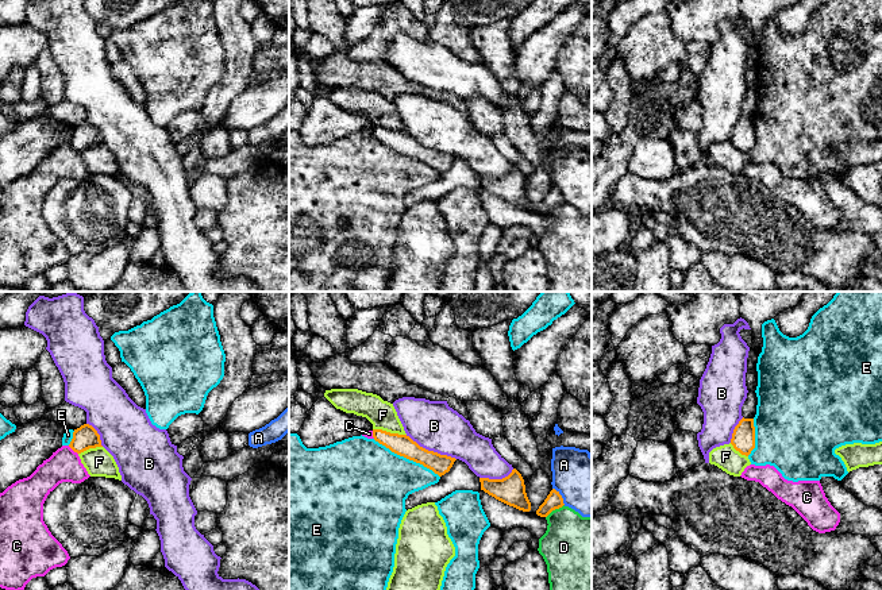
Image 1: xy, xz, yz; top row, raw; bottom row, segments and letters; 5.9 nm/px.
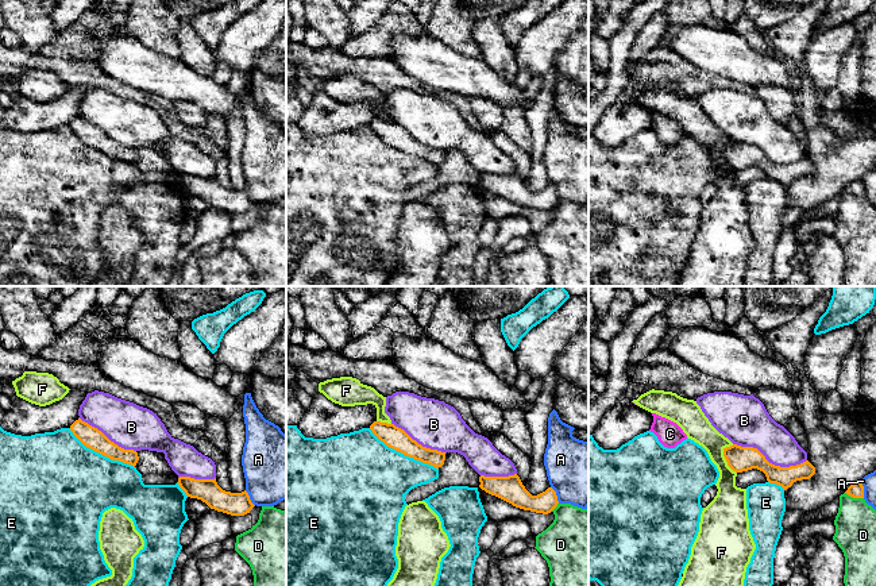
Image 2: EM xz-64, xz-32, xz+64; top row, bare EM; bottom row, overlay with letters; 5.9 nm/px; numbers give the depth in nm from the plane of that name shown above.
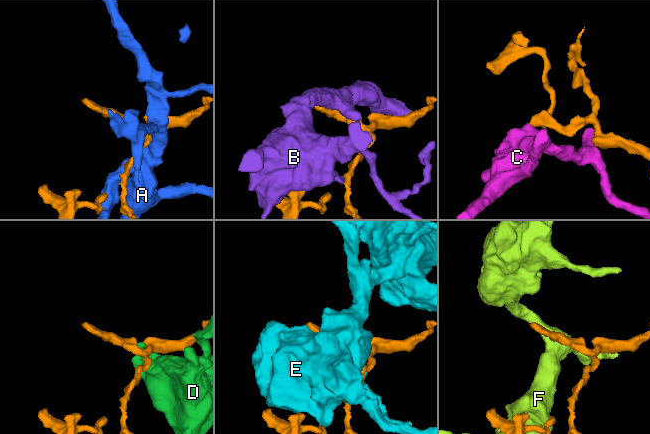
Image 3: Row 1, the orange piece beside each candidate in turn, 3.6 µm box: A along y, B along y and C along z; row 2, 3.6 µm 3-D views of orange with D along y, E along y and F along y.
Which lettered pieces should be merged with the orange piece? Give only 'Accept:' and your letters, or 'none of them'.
Accept: none of them

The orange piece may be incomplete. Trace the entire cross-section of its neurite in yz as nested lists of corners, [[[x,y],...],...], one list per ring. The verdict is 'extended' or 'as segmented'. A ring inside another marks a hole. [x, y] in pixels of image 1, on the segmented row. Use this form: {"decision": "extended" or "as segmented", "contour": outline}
{"decision": "as segmented", "contour": [[[742,419],[735,427],[731,444],[742,455],[748,456],[755,448],[755,427],[754,419]]]}

